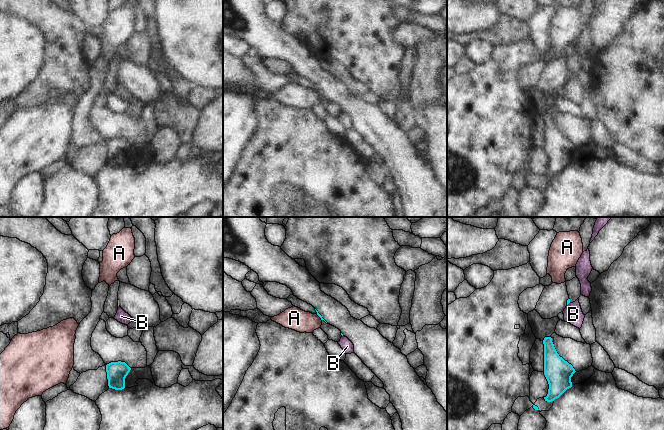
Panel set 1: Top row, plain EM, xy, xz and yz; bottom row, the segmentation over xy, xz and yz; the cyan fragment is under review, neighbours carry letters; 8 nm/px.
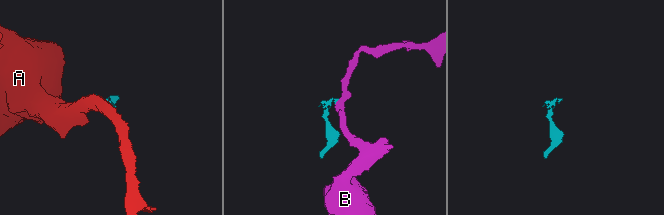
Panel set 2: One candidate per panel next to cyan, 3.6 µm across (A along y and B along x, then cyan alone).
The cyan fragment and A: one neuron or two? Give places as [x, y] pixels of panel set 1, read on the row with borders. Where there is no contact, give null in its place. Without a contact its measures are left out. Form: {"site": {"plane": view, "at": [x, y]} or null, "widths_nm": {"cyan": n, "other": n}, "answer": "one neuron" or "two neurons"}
{"site": {"plane": "xz", "at": [319, 316]}, "widths_nm": {"cyan": 20, "other": 180}, "answer": "two neurons"}

